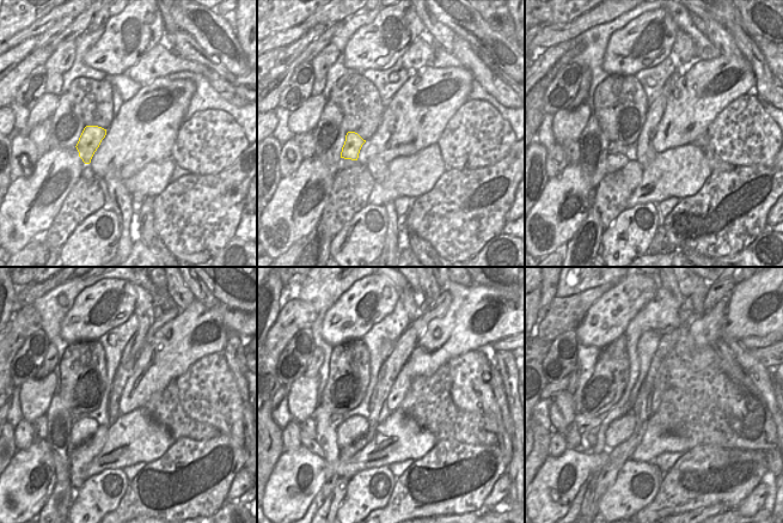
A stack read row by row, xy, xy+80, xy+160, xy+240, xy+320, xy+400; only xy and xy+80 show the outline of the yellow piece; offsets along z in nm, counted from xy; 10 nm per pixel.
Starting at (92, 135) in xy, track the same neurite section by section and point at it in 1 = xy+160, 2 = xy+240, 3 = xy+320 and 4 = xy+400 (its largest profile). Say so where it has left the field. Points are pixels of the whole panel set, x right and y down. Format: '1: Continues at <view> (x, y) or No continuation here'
1: Continues at xy+160 (615, 147)
2: Continues at xy+240 (73, 417)
3: Continues at xy+320 (335, 419)
4: Continues at xy+400 (585, 423)

